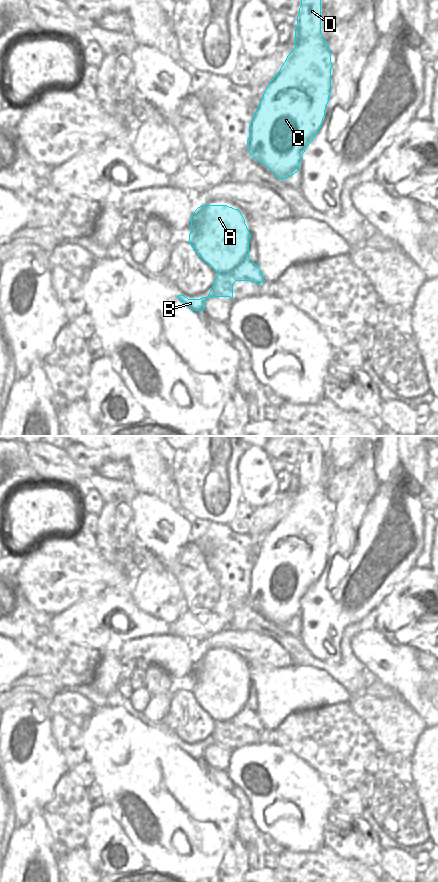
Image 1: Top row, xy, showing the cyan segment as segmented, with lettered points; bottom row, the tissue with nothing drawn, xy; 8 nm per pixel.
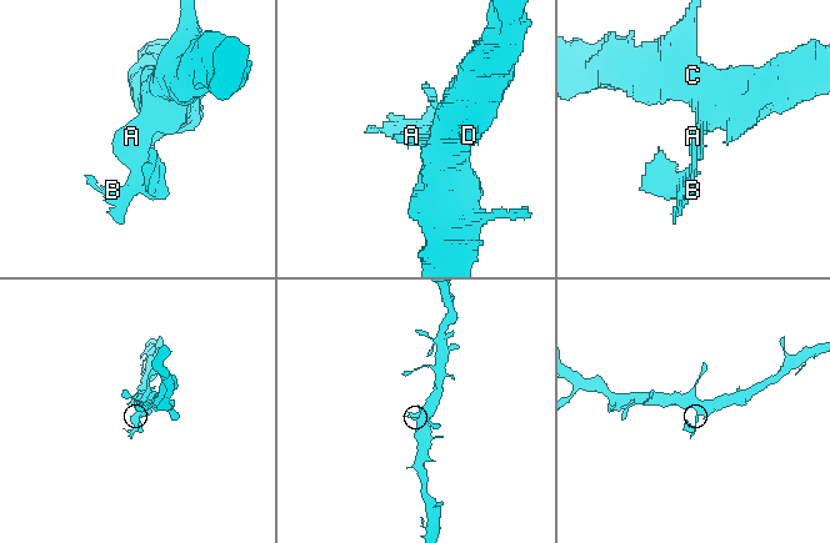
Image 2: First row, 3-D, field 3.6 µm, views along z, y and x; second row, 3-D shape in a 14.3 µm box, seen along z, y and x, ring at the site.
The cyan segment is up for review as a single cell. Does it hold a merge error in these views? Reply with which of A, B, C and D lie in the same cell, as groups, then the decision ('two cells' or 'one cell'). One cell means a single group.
groups A B C D; one cell

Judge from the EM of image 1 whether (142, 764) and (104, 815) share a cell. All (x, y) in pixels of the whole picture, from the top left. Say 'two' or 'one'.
two

